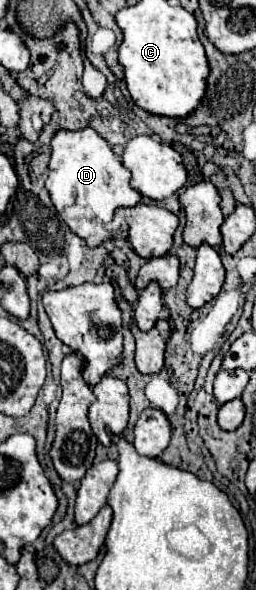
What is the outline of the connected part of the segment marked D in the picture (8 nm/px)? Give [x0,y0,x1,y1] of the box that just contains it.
[45,126,141,248]

